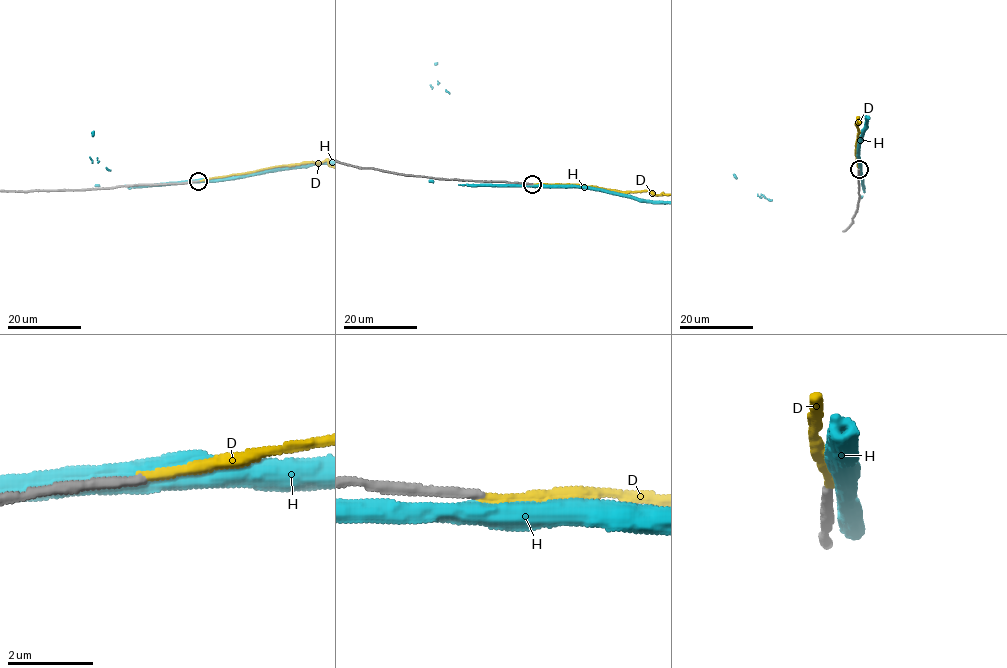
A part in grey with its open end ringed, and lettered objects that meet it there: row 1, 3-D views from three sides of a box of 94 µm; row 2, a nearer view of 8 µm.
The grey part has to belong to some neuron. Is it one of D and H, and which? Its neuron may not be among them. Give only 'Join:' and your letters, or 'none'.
Join: D

